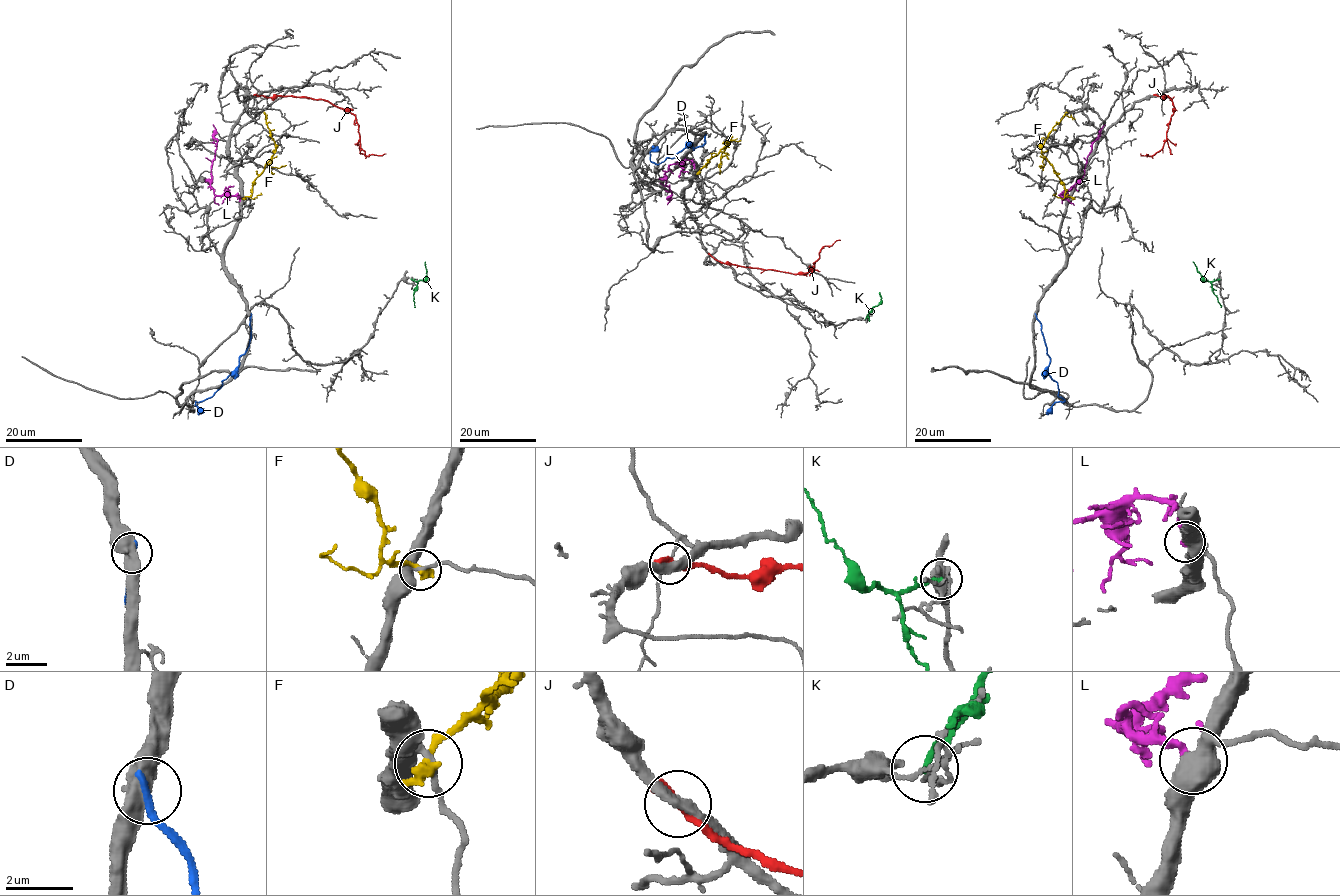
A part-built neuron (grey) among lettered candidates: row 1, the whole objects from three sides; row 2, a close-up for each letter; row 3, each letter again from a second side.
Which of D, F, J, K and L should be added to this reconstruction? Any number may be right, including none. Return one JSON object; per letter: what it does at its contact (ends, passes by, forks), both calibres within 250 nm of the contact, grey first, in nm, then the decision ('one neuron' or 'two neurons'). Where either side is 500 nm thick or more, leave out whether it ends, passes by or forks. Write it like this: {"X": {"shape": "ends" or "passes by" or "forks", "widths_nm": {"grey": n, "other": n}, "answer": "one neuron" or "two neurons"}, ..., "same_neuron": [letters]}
{"D": {"widths_nm": {"grey": 550, "other": 280}, "answer": "two neurons"}, "F": {"shape": "ends", "widths_nm": {"grey": 300, "other": 440}, "answer": "two neurons"}, "J": {"shape": "ends", "widths_nm": {"grey": 360, "other": 320}, "answer": "two neurons"}, "K": {"shape": "ends", "widths_nm": {"grey": 110, "other": 170}, "answer": "two neurons"}, "L": {"widths_nm": {"grey": 650, "other": 320}, "answer": "two neurons"}, "same_neuron": []}

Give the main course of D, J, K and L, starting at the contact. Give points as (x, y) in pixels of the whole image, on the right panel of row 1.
D: (1036, 315), (1050, 358), (1048, 374), (1057, 383), (1058, 395), (1065, 401), (1055, 401), (1046, 414)
J: (1156, 95), (1167, 96), (1174, 105), (1174, 113), (1163, 147), (1154, 154), (1140, 153)
K: (1219, 279), (1206, 281), (1192, 261)
L: (1068, 200), (1060, 196), (1065, 195), (1084, 174), (1087, 155), (1104, 124)

